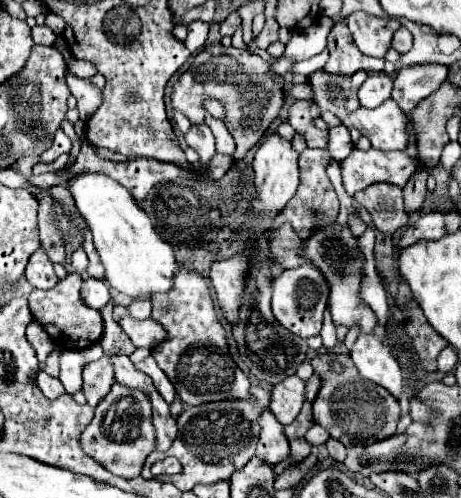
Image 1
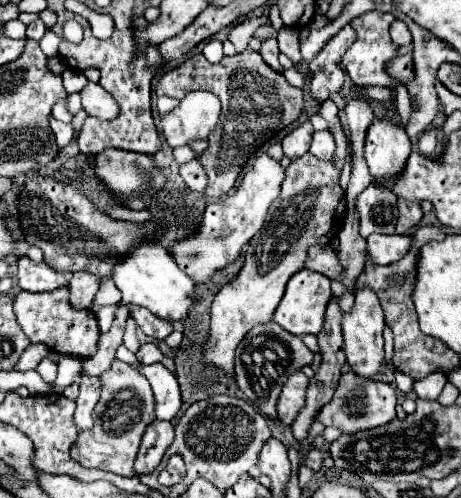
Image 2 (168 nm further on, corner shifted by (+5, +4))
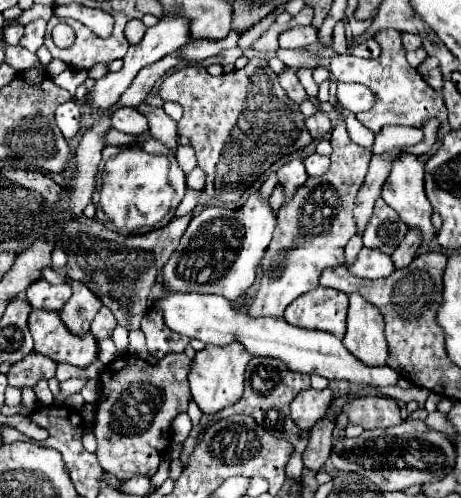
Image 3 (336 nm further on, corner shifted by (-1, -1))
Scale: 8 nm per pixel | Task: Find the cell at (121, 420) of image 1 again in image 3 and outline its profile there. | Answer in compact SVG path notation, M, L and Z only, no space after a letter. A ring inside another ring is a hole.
M179 352L167 354L155 366L133 356L115 358L105 366L101 374L101 400L93 424L93 434L97 438L95 454L105 472L121 480L129 480L137 474L153 476L157 472L161 454L171 442L171 422L179 412L187 410L191 398L187 382L189 364L191 360Z

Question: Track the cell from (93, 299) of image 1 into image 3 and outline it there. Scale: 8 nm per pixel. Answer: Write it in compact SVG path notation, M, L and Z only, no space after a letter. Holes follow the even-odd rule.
M71 282L71 288L73 296L61 308L61 318L71 332L85 334L91 326L93 316L101 308L101 300L83 282Z

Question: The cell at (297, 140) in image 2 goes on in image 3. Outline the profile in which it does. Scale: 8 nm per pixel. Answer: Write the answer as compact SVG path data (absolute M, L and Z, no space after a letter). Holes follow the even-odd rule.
M297 156L297 158L289 158L285 164L281 164L281 168L277 170L277 176L279 176L279 182L285 186L285 192L287 196L291 196L305 180L307 180L307 172L305 172L305 166L303 166L303 156Z

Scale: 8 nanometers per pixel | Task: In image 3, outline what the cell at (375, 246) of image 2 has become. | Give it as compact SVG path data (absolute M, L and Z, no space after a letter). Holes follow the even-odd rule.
M363 248L355 260L353 266L349 266L353 276L359 278L387 278L395 270L395 262L391 262L389 254L383 254L381 250Z

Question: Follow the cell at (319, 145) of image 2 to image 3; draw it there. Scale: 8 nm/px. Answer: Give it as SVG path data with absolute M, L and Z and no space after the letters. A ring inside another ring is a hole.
M313 152L311 156L305 158L305 168L307 168L309 176L321 176L329 170L329 156Z

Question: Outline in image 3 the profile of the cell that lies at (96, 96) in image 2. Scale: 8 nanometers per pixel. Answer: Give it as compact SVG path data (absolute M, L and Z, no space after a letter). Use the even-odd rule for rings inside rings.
M115 110L111 114L111 124L113 128L117 128L119 132L127 132L127 134L141 134L149 130L147 118L143 118L143 114L139 114L139 110Z

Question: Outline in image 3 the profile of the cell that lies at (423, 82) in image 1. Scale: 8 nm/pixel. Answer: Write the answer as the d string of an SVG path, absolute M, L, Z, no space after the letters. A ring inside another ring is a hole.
M337 84L337 102L339 108L349 110L353 114L371 110L371 104L375 104L375 94L367 90L363 84Z

